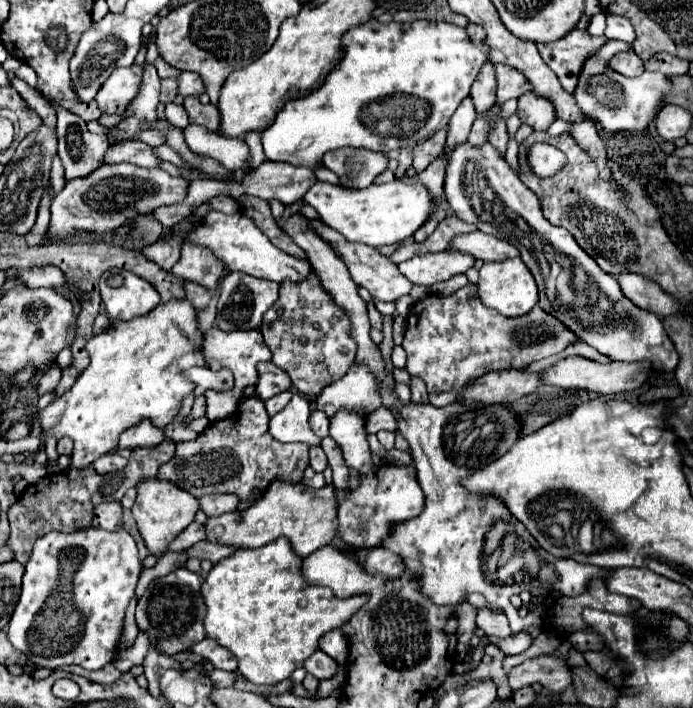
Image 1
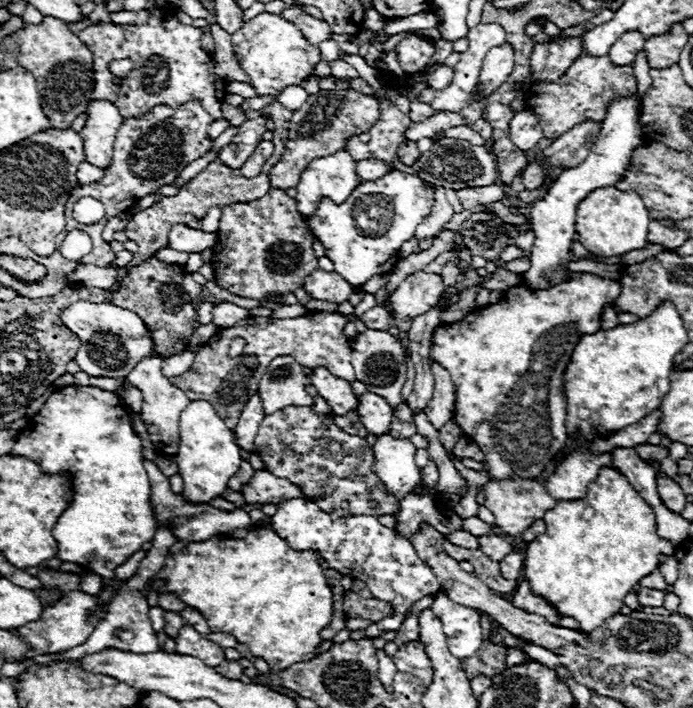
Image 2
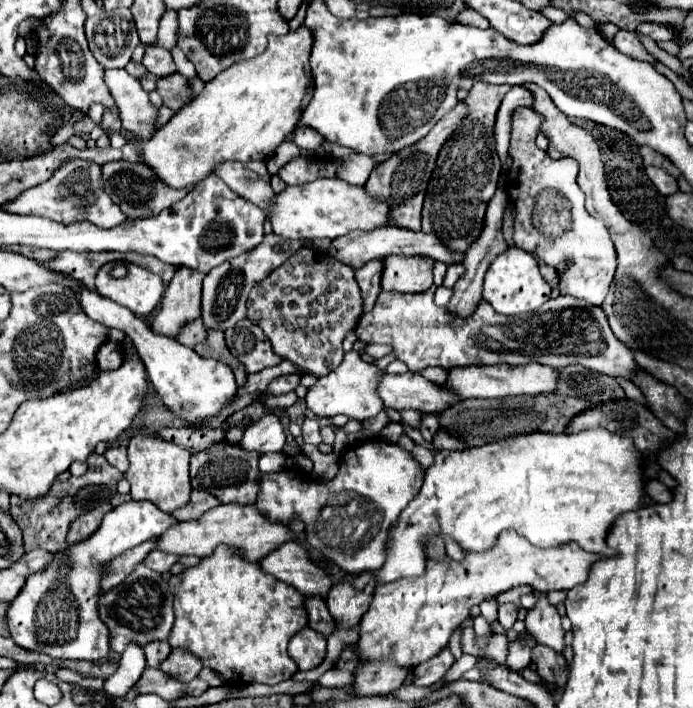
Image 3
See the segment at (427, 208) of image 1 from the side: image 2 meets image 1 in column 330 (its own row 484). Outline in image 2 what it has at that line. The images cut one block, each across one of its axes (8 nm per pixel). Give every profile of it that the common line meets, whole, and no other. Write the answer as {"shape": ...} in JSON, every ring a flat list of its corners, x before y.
{"shape":[[194,400,180,414,180,446,174,456,178,472,184,480,184,496,190,500,210,502,228,488,228,480,240,468,240,448,236,446,232,430,226,428,224,420,216,416,214,408,204,400]]}

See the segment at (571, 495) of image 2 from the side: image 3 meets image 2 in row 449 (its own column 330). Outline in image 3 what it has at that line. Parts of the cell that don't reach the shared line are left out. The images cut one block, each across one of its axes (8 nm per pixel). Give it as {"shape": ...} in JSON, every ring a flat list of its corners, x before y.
{"shape":[[284,542,270,554,266,554,260,560,260,568,266,574,272,574,274,578,294,586,302,594,322,594,332,586,332,580,324,570,314,566,308,560,306,550,296,542]]}

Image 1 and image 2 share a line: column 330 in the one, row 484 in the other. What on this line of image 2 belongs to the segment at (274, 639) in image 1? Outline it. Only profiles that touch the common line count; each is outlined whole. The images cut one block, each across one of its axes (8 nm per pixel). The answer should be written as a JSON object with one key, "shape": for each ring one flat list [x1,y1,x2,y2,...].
{"shape":[[600,468,596,482,590,484,588,496,574,502,558,502,542,518,546,532,528,544,524,554,524,578,530,582,532,592,544,596,560,616,574,618,580,632,590,634,608,618,620,612,626,594,648,574,658,568,660,554,672,556,674,546,656,534,654,510,640,498,628,480,616,468]]}

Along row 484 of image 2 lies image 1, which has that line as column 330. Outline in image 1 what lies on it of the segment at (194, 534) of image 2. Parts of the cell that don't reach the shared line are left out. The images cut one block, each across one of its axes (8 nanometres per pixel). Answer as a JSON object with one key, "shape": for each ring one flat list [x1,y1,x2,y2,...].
{"shape":[[344,146,326,152,322,164,340,178,340,186,360,190,368,188,388,168,388,156,384,152]]}

